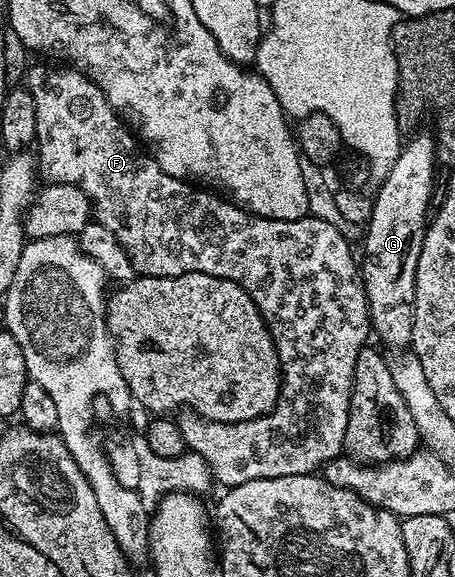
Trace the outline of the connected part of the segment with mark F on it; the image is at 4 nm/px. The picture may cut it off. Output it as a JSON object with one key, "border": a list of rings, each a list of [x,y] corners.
{"border":[[[48,63],[52,65],[36,65],[32,70],[29,68],[26,73],[26,87],[30,91],[30,95],[34,95],[34,107],[36,108],[36,140],[35,144],[40,145],[40,157],[38,153],[38,165],[44,173],[48,176],[47,180],[49,182],[60,184],[66,183],[67,185],[73,185],[78,187],[83,191],[88,200],[92,203],[92,211],[94,214],[94,220],[98,223],[102,223],[102,227],[107,227],[110,231],[114,231],[114,239],[118,239],[118,243],[122,243],[122,247],[126,251],[126,255],[130,255],[132,260],[132,265],[136,268],[137,274],[141,277],[170,277],[170,276],[182,276],[187,272],[204,272],[206,275],[220,276],[222,279],[232,280],[236,284],[240,284],[242,288],[245,289],[246,294],[250,295],[250,299],[257,304],[258,311],[262,316],[264,316],[264,324],[267,325],[270,335],[272,336],[272,342],[276,348],[276,354],[280,360],[280,397],[276,400],[276,406],[271,409],[268,413],[264,414],[263,417],[255,417],[249,421],[235,421],[234,423],[226,423],[225,421],[211,421],[203,417],[201,413],[195,411],[184,411],[175,418],[178,423],[178,427],[182,431],[182,439],[186,439],[189,450],[191,452],[197,453],[198,455],[204,457],[206,463],[208,464],[209,471],[212,473],[213,478],[217,482],[221,481],[224,487],[231,487],[233,485],[241,485],[242,483],[250,483],[254,479],[270,479],[271,477],[285,477],[286,475],[302,475],[303,473],[315,474],[317,470],[332,461],[333,458],[341,456],[342,450],[344,449],[344,436],[346,435],[346,423],[348,422],[348,412],[350,411],[350,395],[352,394],[352,381],[354,380],[354,367],[356,366],[356,360],[361,351],[369,344],[368,333],[370,337],[370,314],[368,312],[368,296],[364,294],[364,287],[361,278],[358,276],[358,261],[352,258],[352,249],[348,246],[348,241],[344,238],[345,230],[339,225],[331,225],[328,222],[324,222],[320,218],[314,216],[306,216],[302,219],[294,219],[293,221],[279,221],[278,219],[266,219],[265,217],[259,217],[257,213],[249,213],[246,209],[241,209],[239,205],[233,203],[231,200],[225,199],[223,196],[217,195],[215,192],[209,191],[204,187],[193,188],[191,184],[187,181],[179,181],[174,179],[174,175],[166,175],[166,171],[162,171],[162,167],[158,167],[158,163],[151,157],[141,146],[138,144],[137,138],[134,136],[133,130],[129,128],[127,124],[122,120],[119,113],[113,109],[112,104],[110,104],[104,97],[104,93],[100,88],[93,83],[85,73],[79,73],[78,70],[71,67],[61,67],[56,63]]]}

